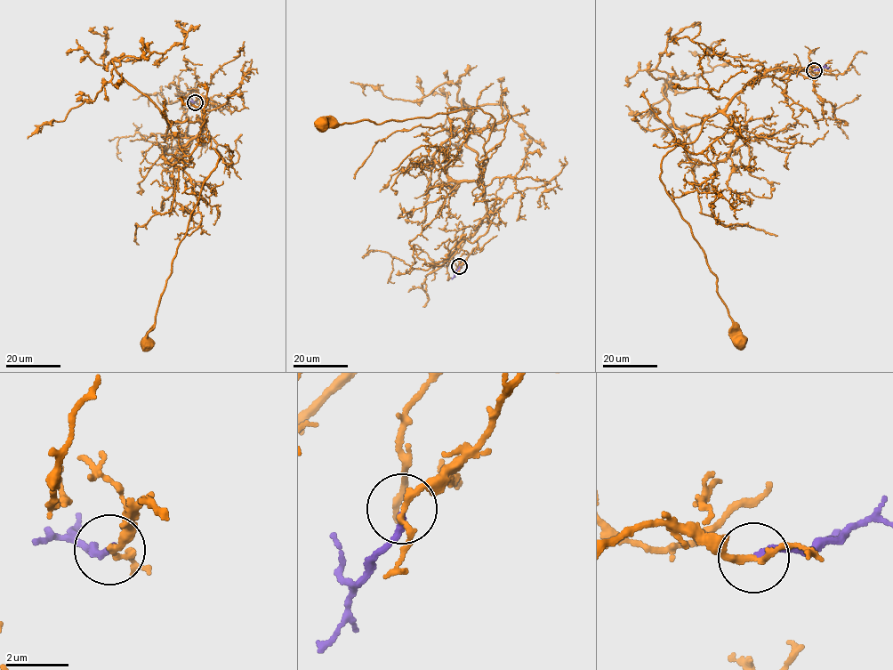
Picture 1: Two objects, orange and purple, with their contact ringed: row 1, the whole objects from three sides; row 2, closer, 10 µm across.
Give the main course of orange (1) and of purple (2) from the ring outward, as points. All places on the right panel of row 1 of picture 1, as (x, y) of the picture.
1: (814, 69), (754, 76), (704, 121), (695, 141), (679, 145), (661, 162), (664, 189), (703, 250), (740, 340)
2: (814, 69), (828, 68)

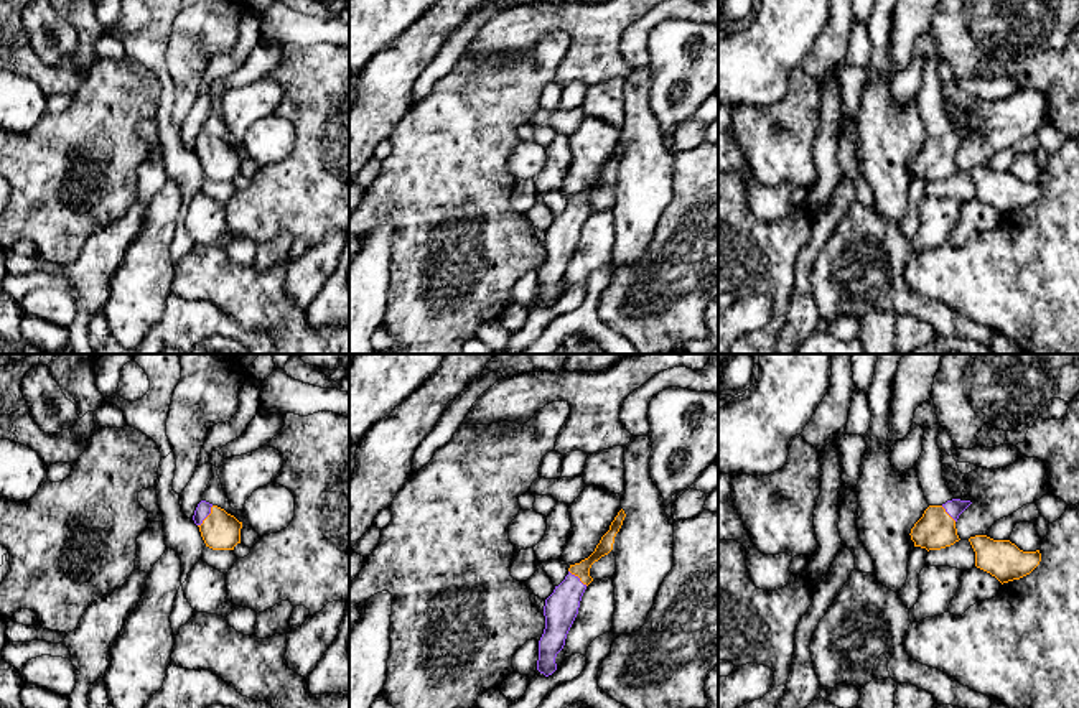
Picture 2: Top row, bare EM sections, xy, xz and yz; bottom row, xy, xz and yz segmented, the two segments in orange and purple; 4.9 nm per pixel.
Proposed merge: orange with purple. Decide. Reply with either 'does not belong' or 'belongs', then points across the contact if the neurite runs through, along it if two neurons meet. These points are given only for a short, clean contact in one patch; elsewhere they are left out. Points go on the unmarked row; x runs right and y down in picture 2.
belongs | across xy (219, 162), (208, 147), (203, 140)

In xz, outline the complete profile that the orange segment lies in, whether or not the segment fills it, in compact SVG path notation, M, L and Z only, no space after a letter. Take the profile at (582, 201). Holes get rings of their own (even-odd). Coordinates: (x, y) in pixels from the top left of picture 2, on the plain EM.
M621 140L601 168L595 183L580 194L570 196L565 211L555 217L554 224L545 231L544 247L545 260L539 272L537 301L545 308L557 301L555 288L563 280L567 265L578 245L582 227L593 212L590 199L601 188L613 181L614 168L619 163L626 145Z

